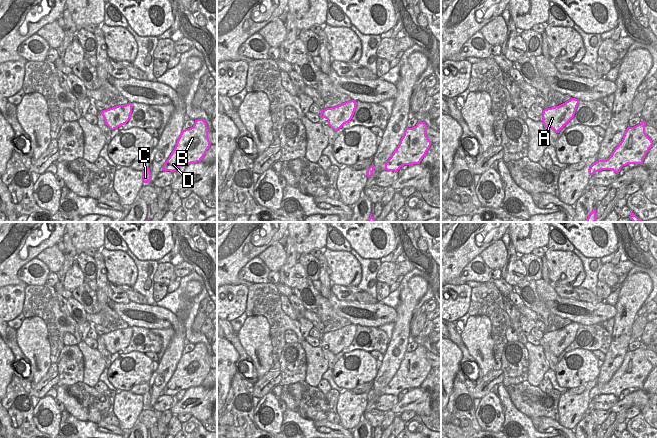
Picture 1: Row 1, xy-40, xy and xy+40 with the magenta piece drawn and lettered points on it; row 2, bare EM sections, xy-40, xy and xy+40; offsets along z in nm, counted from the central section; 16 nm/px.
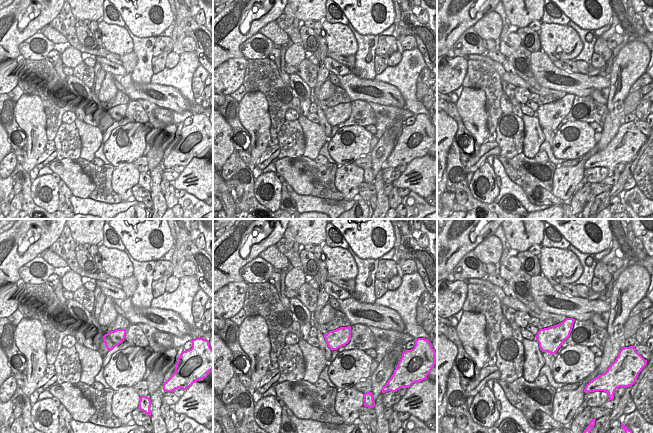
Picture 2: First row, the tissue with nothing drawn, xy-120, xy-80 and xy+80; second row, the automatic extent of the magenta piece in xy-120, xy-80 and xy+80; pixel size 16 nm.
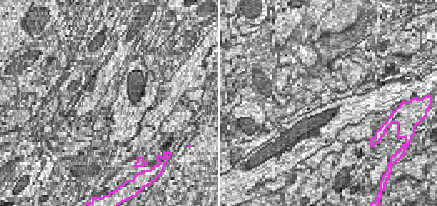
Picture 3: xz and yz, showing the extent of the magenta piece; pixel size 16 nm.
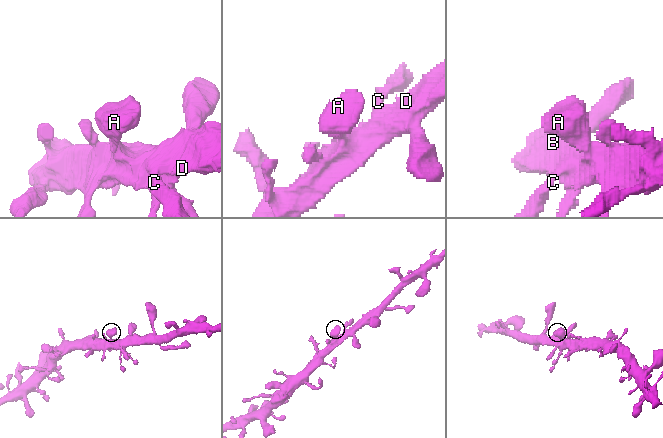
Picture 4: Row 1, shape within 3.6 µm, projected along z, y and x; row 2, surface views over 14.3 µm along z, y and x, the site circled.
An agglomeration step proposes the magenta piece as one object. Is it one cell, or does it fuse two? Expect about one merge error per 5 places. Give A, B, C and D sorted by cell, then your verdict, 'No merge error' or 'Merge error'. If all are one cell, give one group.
Groups: A B C D. No merge error

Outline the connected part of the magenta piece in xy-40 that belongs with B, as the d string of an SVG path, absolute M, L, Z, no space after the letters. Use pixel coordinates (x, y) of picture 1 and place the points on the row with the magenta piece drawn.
M203 119L195 120L191 128L182 130L176 146L163 165L163 171L176 171L180 166L200 162L211 143L209 129Z

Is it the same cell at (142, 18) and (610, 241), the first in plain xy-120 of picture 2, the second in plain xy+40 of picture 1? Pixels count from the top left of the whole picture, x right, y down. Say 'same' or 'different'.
same

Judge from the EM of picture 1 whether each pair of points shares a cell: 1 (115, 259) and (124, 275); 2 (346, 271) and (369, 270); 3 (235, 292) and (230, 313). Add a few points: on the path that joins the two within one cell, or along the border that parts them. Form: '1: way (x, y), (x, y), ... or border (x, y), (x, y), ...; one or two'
1: way (118, 263), (123, 271); one
2: border (349, 252), (361, 269), (361, 280), (356, 286); two
3: way (234, 297), (230, 302), (230, 308); one

